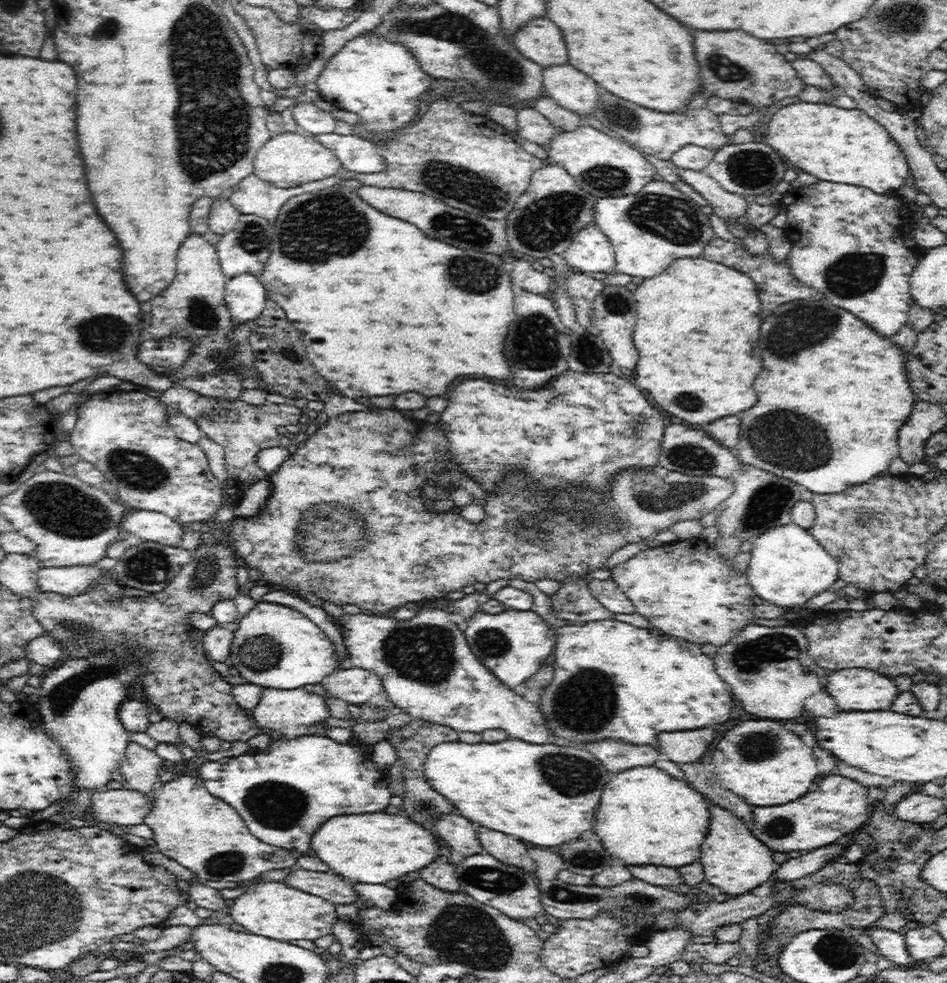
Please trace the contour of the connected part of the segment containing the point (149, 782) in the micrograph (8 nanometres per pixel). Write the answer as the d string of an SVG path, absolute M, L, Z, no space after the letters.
M130 742L118 768L124 778L123 787L146 795L152 794L159 785L162 761L156 751Z

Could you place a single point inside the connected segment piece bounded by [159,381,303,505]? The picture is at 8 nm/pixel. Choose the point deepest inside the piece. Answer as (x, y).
(243, 430)

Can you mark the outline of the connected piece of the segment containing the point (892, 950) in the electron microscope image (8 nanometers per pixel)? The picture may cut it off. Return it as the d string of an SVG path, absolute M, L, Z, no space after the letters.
M873 927L868 930L872 943L884 958L894 963L894 966L912 963L908 953L905 936L899 932L885 930L883 927Z

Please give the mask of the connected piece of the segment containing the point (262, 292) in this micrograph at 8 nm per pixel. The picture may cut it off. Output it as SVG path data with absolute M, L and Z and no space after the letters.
M252 273L238 274L225 282L225 303L234 324L256 320L265 309L266 287Z

